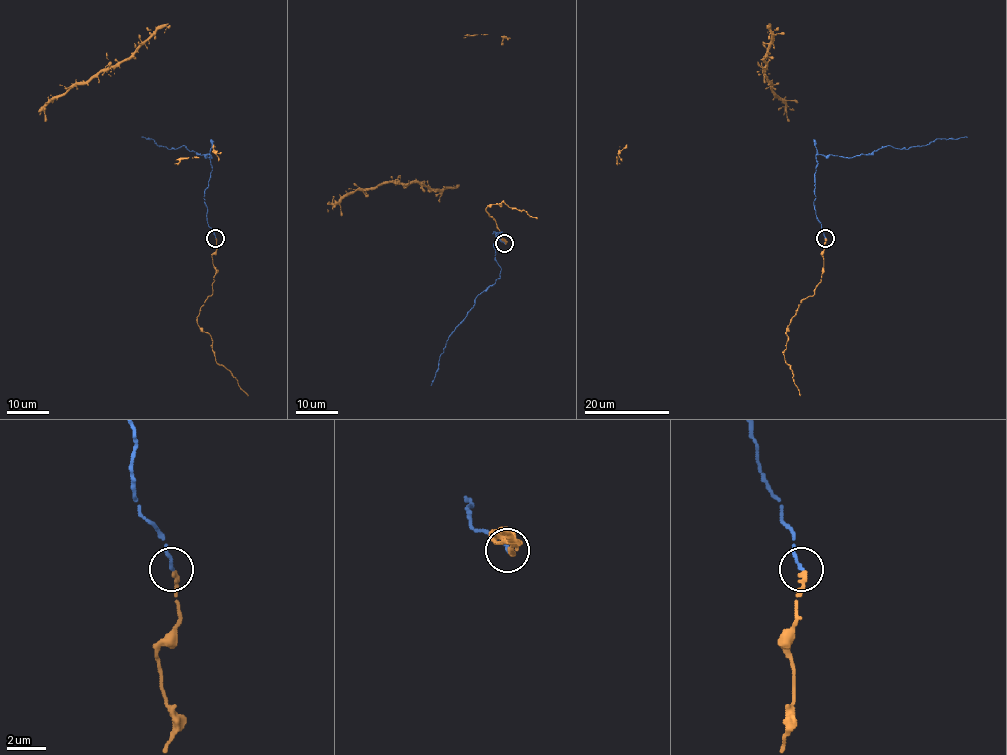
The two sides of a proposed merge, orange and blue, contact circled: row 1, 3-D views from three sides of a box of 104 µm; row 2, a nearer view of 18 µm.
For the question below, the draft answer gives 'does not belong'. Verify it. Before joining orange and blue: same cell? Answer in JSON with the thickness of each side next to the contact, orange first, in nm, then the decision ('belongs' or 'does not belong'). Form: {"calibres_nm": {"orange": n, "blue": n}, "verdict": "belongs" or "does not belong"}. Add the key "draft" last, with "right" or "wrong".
{"calibres_nm": {"orange": 240, "blue": 190}, "verdict": "belongs", "draft": "wrong"}

